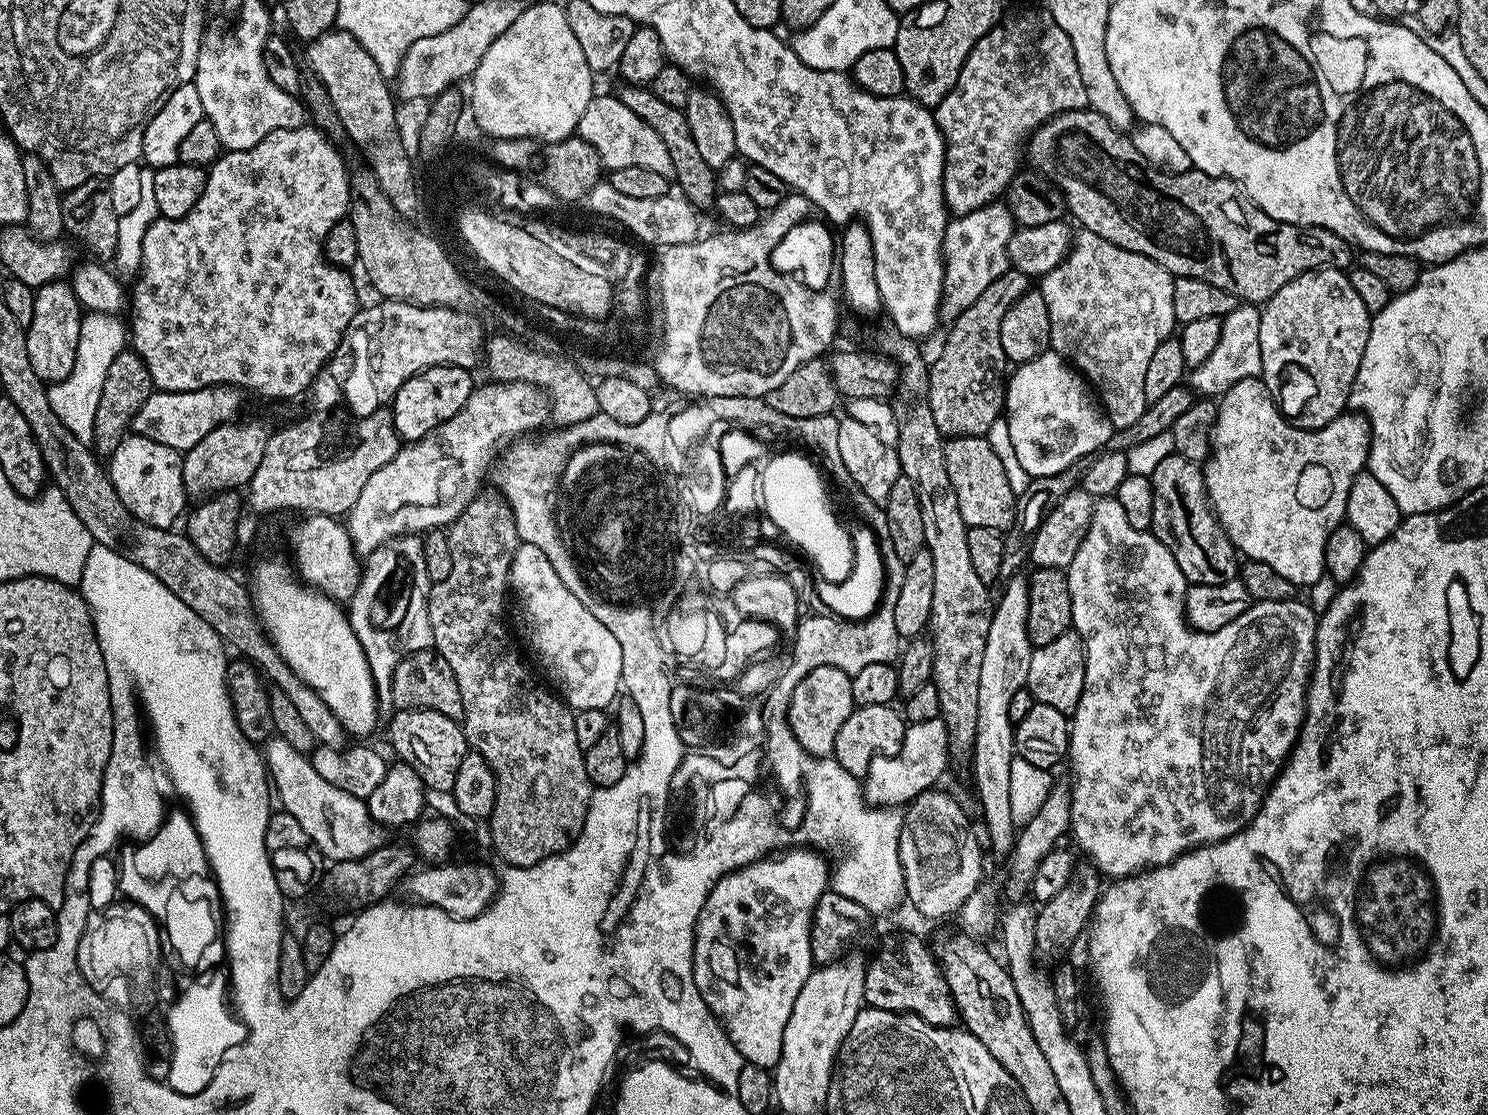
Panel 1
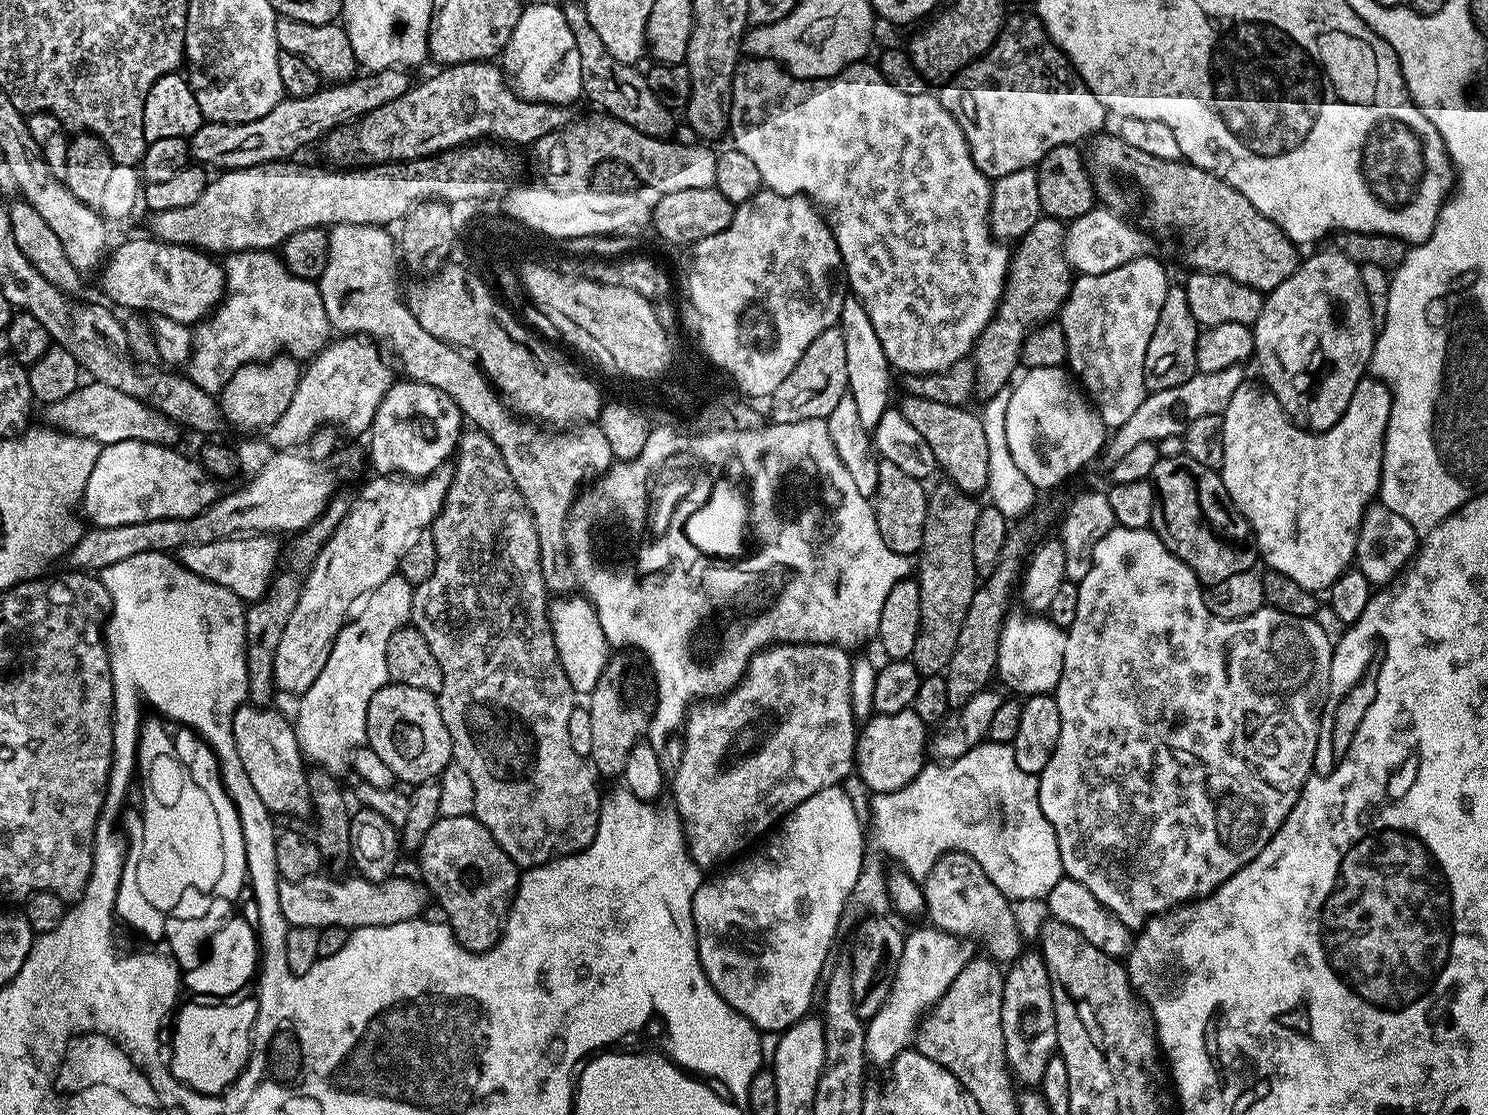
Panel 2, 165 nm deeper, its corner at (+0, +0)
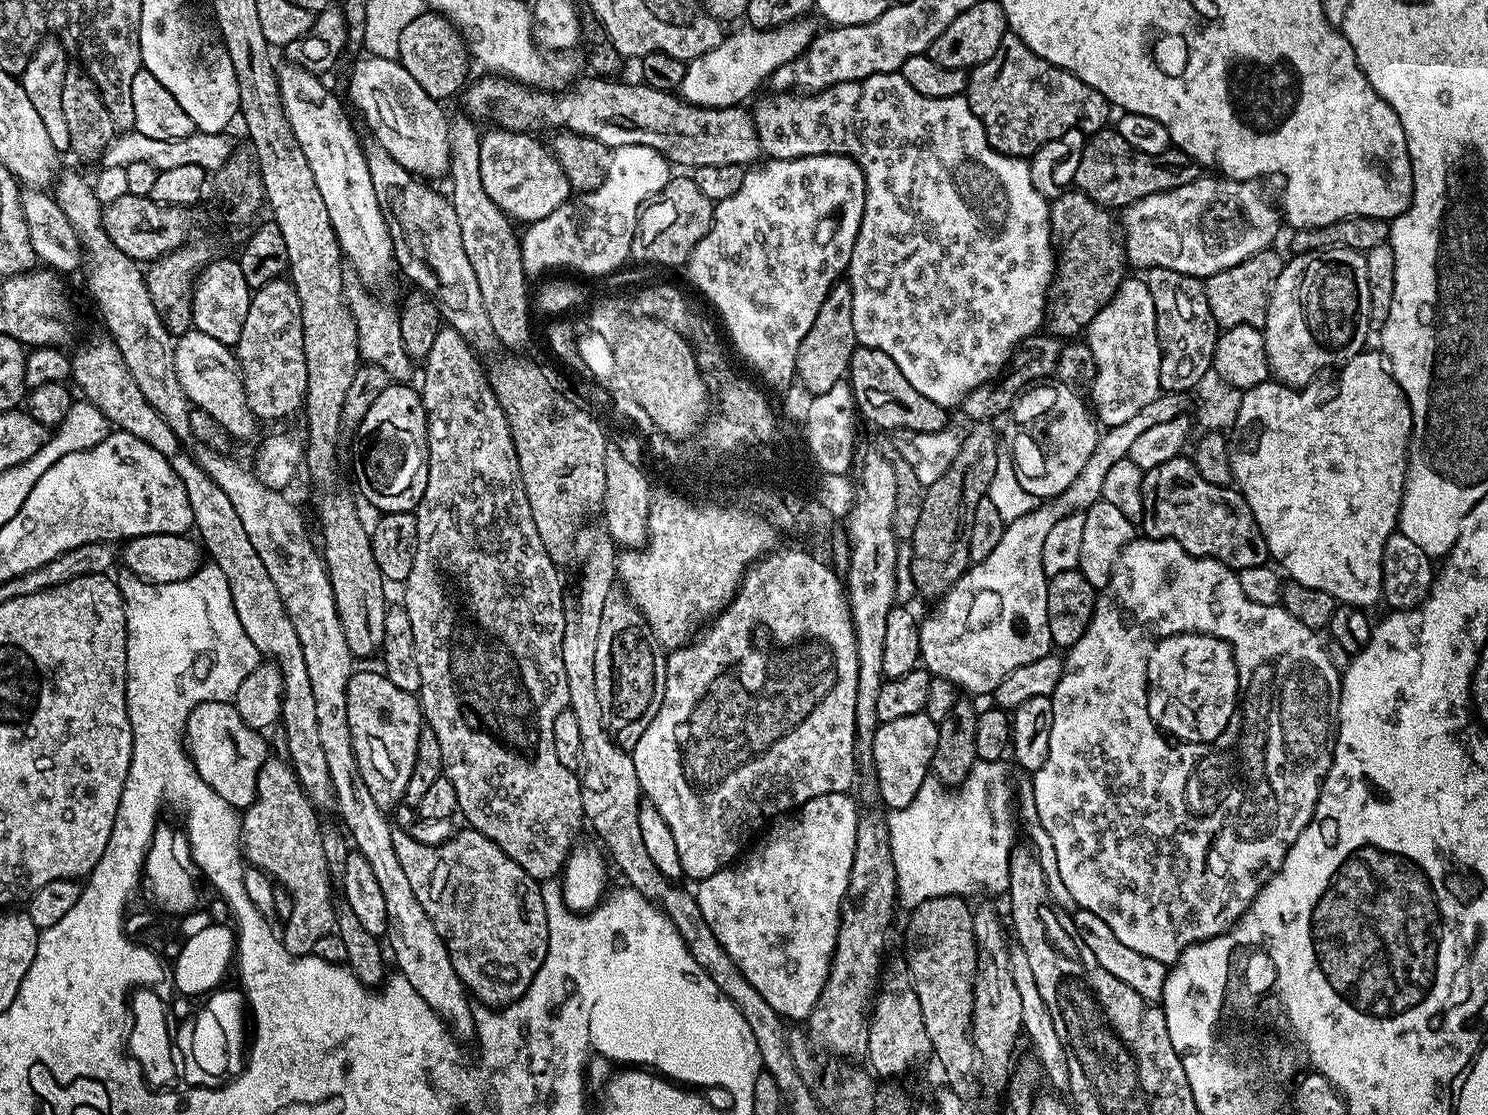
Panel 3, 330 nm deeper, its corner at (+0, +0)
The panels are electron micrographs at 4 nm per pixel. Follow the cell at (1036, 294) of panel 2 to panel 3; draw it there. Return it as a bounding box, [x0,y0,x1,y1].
[1046,190,1126,338]

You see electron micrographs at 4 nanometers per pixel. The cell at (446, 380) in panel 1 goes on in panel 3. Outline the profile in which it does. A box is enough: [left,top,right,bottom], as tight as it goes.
[352,382,428,513]

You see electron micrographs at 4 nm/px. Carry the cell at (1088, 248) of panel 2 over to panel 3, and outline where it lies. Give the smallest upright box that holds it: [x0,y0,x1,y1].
[1122,174,1282,278]

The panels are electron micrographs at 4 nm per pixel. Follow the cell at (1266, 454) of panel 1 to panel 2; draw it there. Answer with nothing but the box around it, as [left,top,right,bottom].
[1218,378,1392,594]

